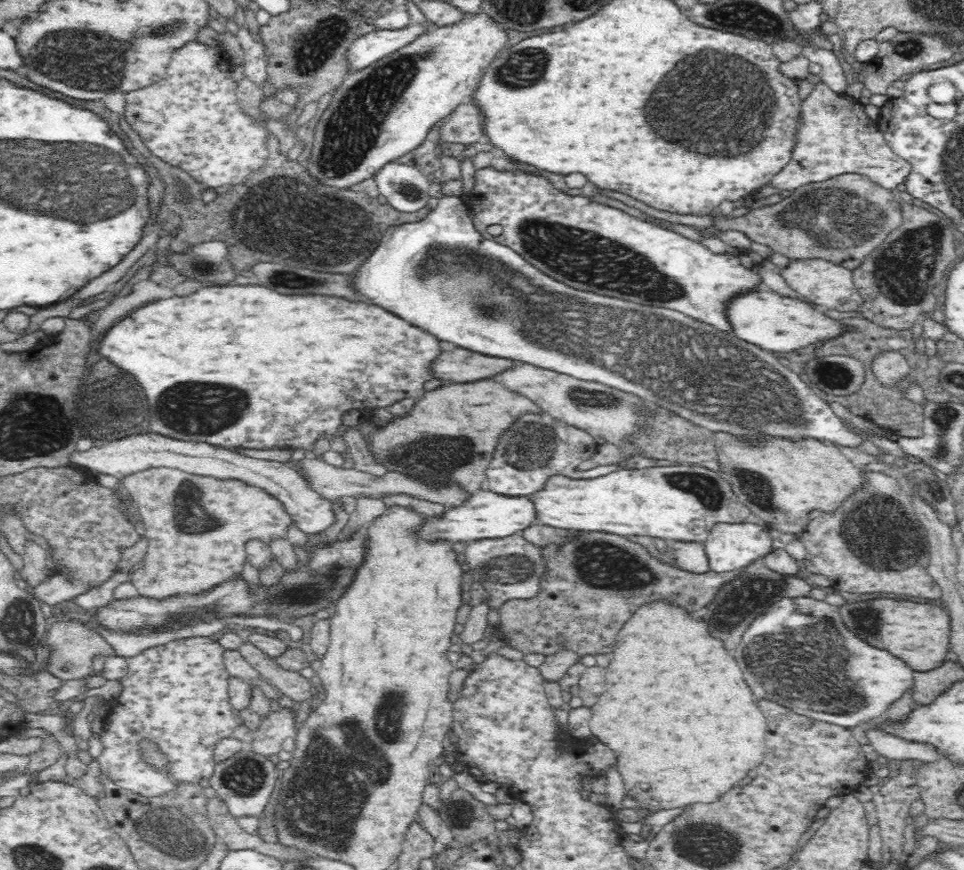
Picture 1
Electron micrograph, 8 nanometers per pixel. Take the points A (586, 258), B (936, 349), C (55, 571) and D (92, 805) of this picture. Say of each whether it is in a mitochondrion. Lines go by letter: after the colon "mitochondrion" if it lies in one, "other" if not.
A: mitochondrion
B: other
C: other
D: other

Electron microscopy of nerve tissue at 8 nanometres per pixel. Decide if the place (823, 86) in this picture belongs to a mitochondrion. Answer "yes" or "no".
no

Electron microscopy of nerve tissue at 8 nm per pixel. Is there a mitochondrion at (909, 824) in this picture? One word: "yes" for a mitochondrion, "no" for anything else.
no

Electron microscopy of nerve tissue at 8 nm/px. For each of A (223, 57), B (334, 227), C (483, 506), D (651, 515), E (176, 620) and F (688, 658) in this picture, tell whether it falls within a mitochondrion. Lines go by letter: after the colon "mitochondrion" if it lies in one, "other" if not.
A: other
B: mitochondrion
C: other
D: other
E: other
F: other

